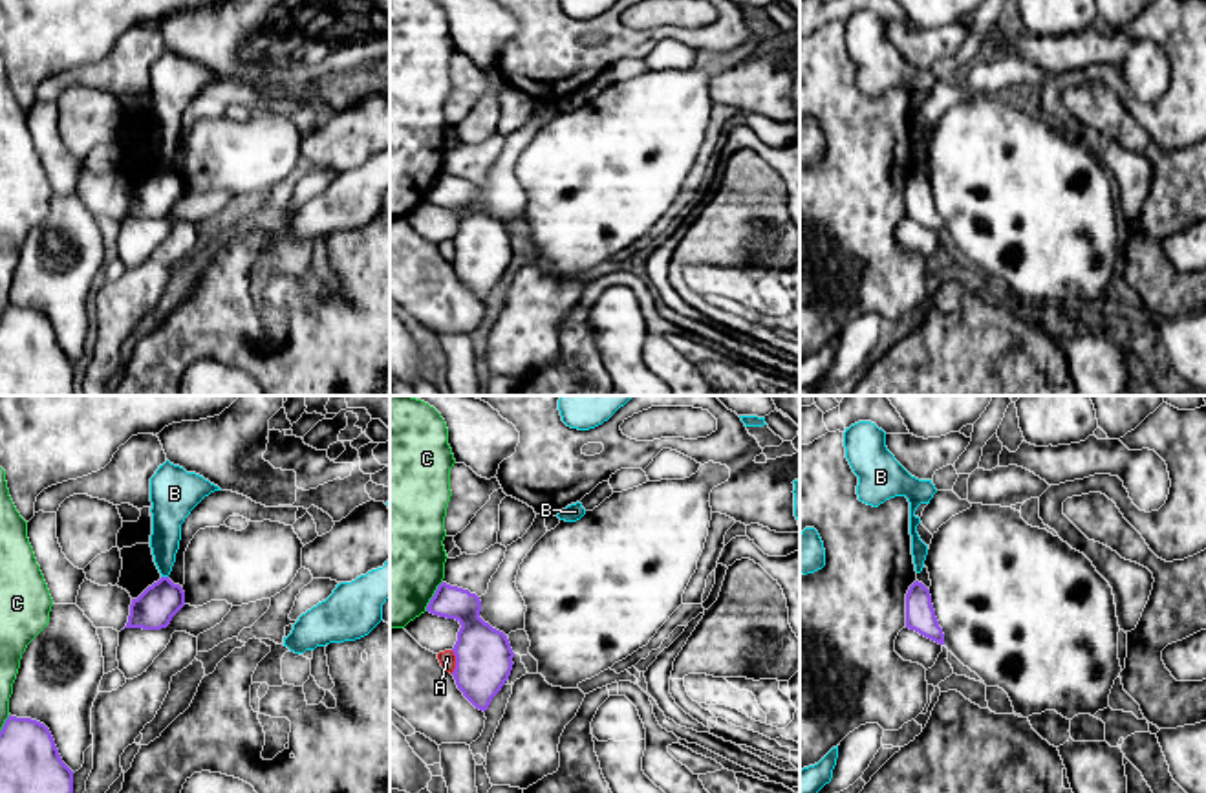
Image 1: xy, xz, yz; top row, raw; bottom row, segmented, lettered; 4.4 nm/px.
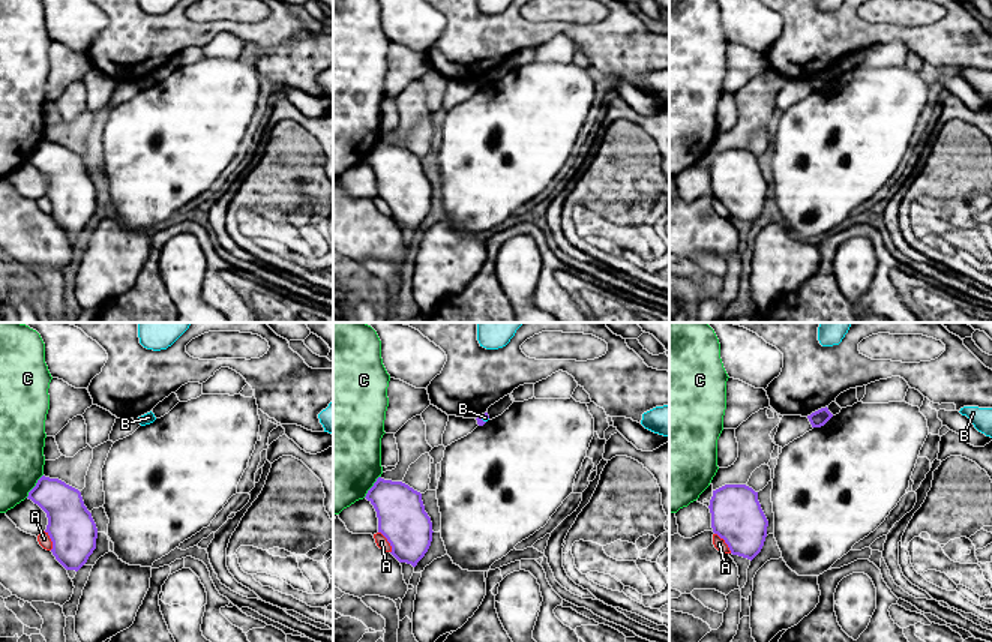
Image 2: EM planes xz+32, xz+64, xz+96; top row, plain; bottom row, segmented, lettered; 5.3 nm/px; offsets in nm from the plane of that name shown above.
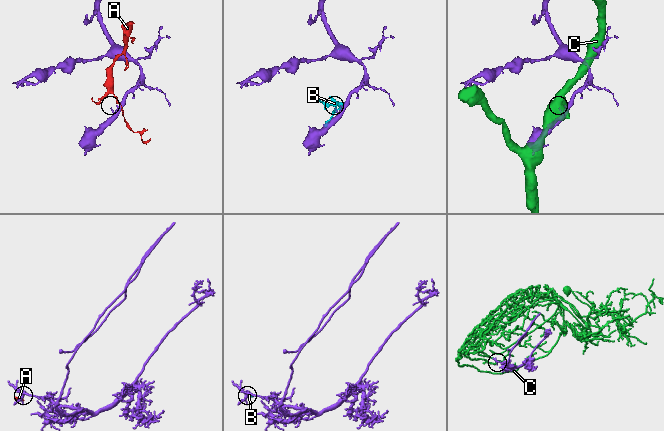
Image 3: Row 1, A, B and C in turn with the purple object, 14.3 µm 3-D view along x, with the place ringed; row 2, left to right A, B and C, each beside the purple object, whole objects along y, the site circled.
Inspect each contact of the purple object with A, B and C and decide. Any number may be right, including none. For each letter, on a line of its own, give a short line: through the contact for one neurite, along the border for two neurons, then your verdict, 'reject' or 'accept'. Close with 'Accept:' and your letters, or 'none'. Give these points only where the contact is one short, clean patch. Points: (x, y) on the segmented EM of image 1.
A: reject
B: xy (161, 575), (167, 577) | reject
C: reject
Accept: none

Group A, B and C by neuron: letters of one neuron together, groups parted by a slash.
A / B / C

